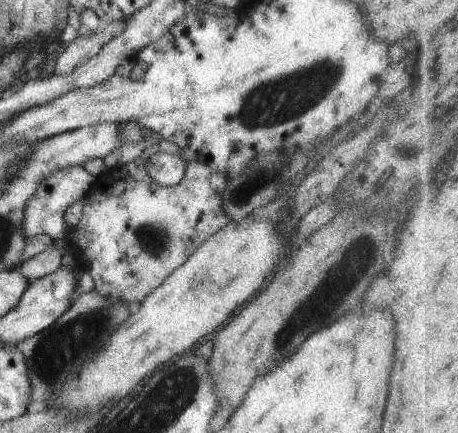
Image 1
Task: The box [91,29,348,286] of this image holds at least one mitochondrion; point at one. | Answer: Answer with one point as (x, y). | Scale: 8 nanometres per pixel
(276, 103)

